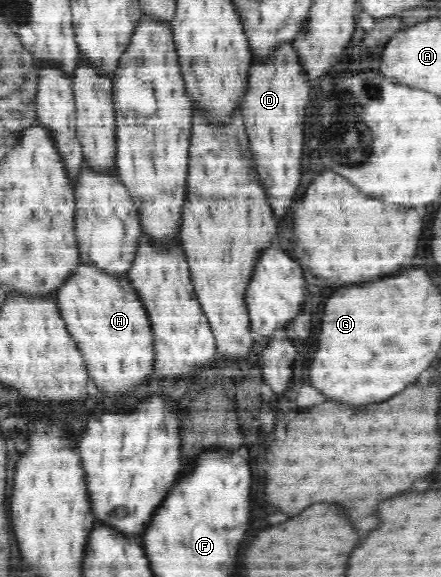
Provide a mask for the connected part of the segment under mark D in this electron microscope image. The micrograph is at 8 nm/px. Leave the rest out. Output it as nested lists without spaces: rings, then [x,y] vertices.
[[[293,47],[281,49],[281,55],[271,57],[273,63],[269,67],[258,65],[257,61],[252,63],[249,75],[253,73],[253,79],[249,77],[249,83],[253,81],[253,87],[249,85],[247,93],[249,97],[243,97],[240,113],[242,121],[245,122],[246,139],[254,163],[254,171],[259,173],[259,179],[263,181],[263,187],[269,197],[269,205],[273,207],[274,217],[285,217],[289,205],[293,203],[293,197],[299,187],[301,179],[301,155],[303,155],[303,121],[305,121],[305,107],[309,103],[311,87],[305,83],[305,75],[301,75],[301,67],[297,67],[297,54]]]

